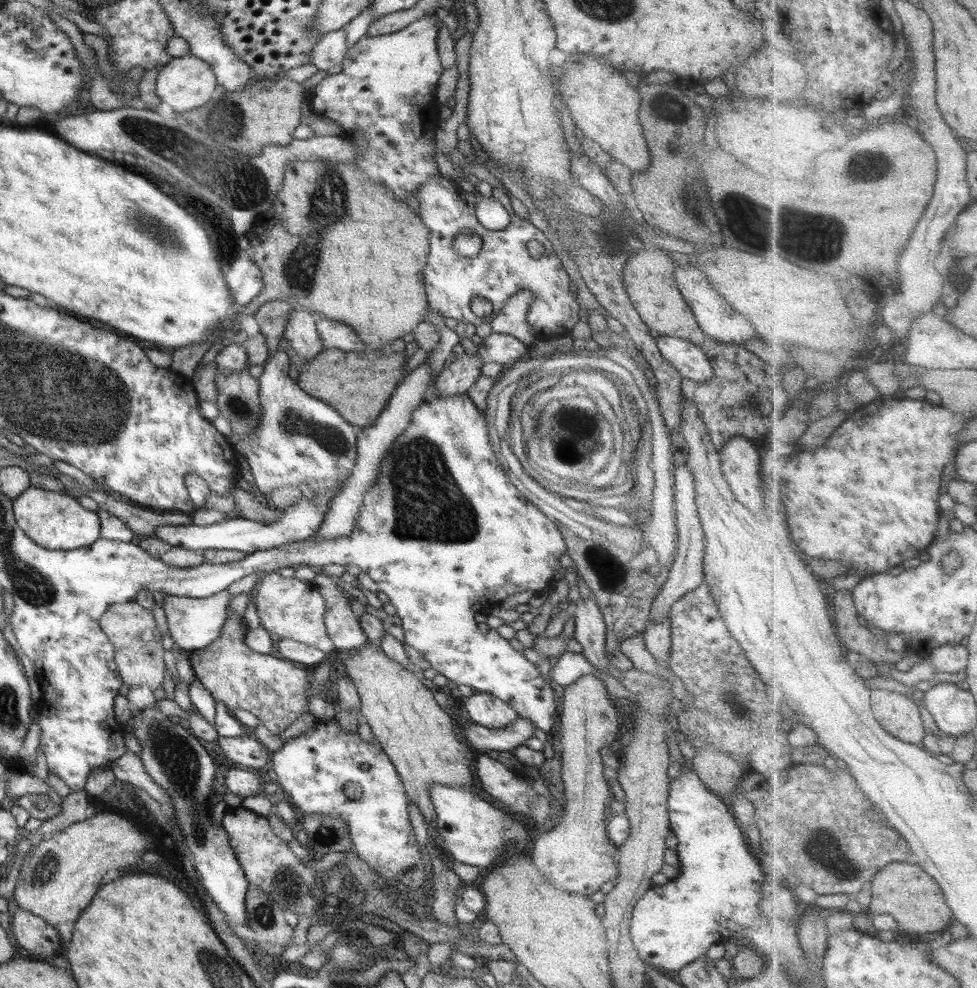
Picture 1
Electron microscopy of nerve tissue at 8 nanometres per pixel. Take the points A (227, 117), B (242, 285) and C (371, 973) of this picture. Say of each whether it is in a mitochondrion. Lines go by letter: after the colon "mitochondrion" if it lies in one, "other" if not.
A: mitochondrion
B: other
C: other

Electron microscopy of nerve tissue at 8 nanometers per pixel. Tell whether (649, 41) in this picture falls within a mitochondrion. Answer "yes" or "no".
no

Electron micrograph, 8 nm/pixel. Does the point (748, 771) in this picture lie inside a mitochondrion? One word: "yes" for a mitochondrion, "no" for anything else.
no

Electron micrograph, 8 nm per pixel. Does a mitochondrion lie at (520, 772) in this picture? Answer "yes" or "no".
no

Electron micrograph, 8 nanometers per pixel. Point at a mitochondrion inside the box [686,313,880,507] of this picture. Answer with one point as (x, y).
(751, 405)

